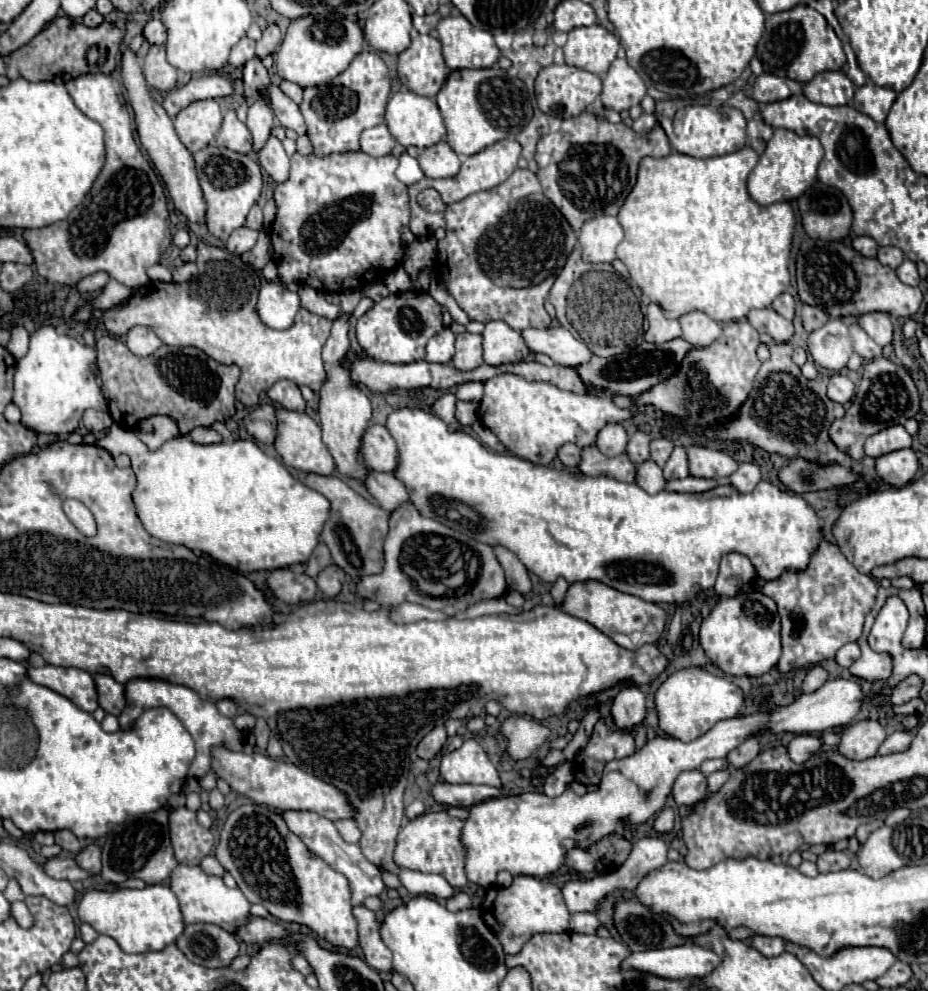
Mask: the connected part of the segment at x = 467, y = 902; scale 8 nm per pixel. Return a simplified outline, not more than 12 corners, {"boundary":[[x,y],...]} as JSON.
{"boundary":[[465,892],[445,900],[447,910],[469,910],[473,900]]}

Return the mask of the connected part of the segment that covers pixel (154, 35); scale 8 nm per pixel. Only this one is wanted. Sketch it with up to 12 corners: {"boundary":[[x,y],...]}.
{"boundary":[[159,18],[149,20],[143,36],[149,44],[165,44],[167,32]]}

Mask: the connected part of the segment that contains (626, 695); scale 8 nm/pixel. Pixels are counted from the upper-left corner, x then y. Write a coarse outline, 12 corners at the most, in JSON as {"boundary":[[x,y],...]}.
{"boundary":[[625,684],[613,700],[613,720],[633,728],[645,718],[645,694]]}

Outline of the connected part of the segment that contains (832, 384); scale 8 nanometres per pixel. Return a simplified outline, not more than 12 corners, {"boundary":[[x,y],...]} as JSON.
{"boundary":[[841,374],[829,378],[827,396],[847,404],[855,394],[855,384]]}

